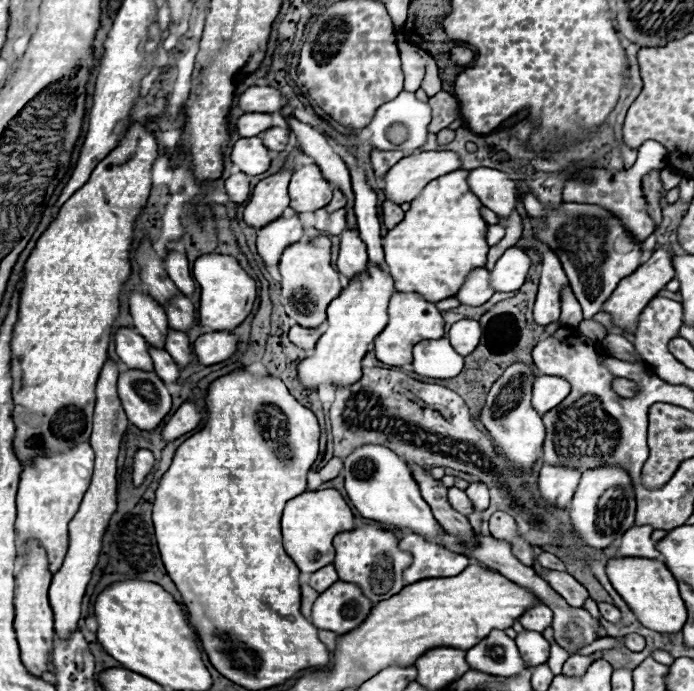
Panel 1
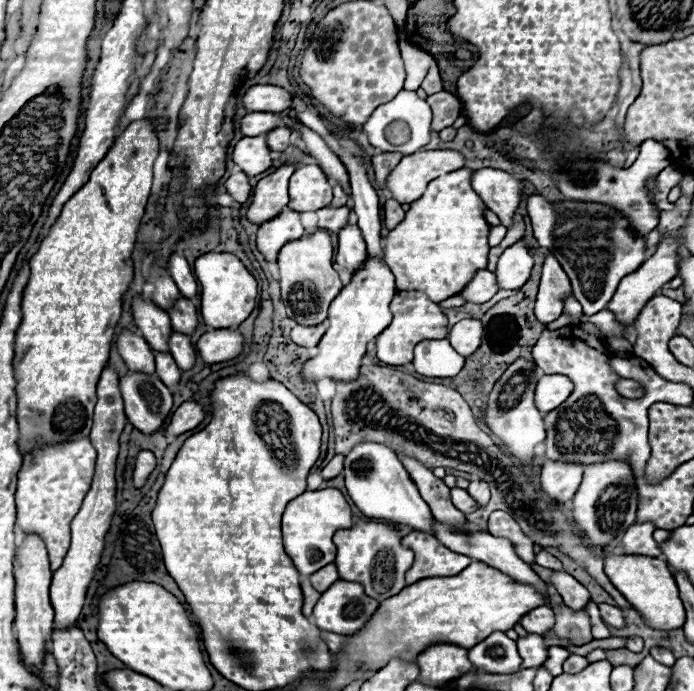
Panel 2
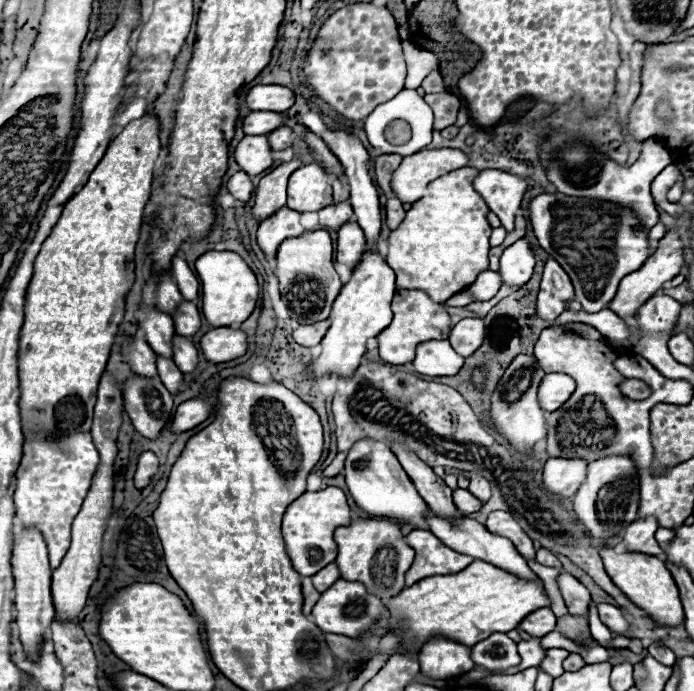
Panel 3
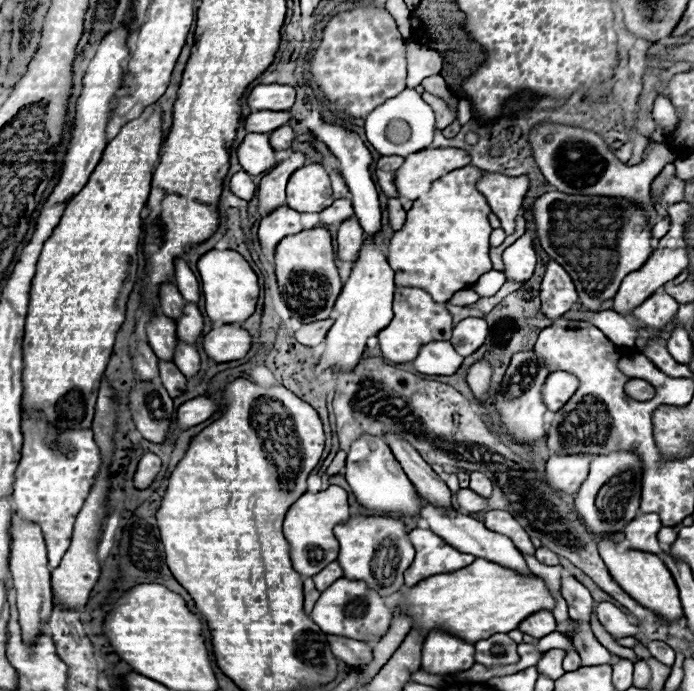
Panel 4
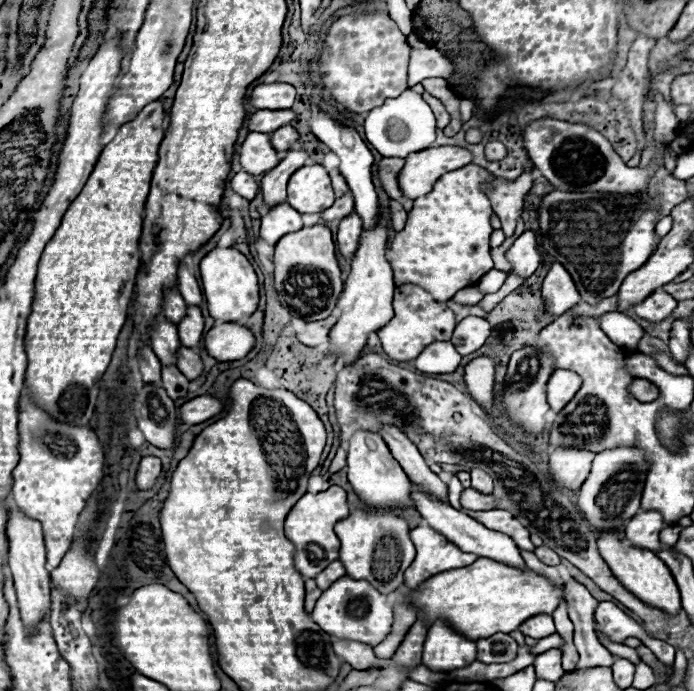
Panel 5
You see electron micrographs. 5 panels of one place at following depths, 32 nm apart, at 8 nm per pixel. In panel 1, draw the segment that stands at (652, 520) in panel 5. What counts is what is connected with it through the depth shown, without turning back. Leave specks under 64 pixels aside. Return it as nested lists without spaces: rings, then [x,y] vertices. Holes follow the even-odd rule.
[[[632,526],[624,536],[620,544],[618,556],[642,556],[642,558],[660,558],[660,552],[656,552],[656,542],[652,542],[650,534],[654,532],[652,526]]]

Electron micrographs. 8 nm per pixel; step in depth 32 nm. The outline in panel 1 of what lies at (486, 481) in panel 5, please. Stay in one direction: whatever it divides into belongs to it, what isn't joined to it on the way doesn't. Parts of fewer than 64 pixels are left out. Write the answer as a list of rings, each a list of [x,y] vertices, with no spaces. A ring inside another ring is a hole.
[[[472,482],[468,488],[466,488],[466,494],[468,498],[474,502],[474,508],[476,510],[486,510],[488,508],[488,486],[482,484],[482,482]]]

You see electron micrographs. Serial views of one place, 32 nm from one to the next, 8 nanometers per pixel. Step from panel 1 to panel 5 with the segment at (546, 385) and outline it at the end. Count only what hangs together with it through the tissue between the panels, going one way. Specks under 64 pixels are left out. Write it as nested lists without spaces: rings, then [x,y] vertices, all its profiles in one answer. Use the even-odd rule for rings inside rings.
[[[554,370],[554,374],[548,380],[548,404],[552,410],[560,412],[570,400],[572,396],[576,396],[576,392],[580,390],[582,378],[576,372],[570,370]]]

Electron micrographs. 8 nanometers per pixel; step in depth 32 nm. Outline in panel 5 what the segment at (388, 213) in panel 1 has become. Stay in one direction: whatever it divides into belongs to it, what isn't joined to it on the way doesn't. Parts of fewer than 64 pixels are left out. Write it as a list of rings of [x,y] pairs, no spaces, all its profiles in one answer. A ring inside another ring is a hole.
[[[396,200],[390,204],[390,210],[392,210],[392,226],[394,226],[396,232],[400,232],[400,230],[404,228],[404,224],[406,224],[408,212],[406,212],[406,210],[402,208],[402,204],[396,202]]]

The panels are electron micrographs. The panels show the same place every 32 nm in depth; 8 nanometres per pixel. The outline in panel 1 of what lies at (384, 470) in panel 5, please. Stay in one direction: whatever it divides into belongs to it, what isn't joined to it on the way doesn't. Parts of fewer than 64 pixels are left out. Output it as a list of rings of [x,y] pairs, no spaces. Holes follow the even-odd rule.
[[[364,444],[356,448],[344,460],[344,474],[348,498],[364,518],[376,520],[386,528],[408,528],[410,532],[420,532],[420,536],[428,536],[430,540],[442,544],[440,526],[434,520],[430,506],[422,500],[418,484],[404,460],[400,460],[390,448],[380,444]]]

